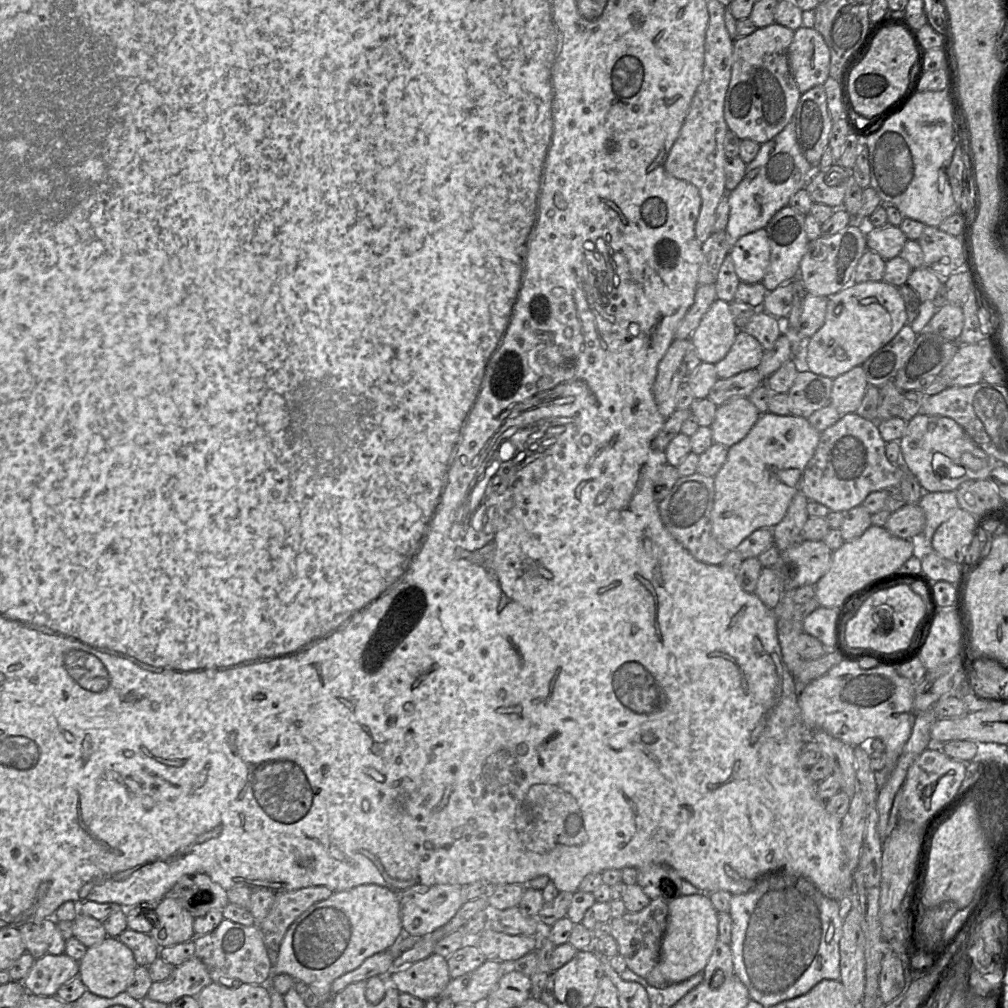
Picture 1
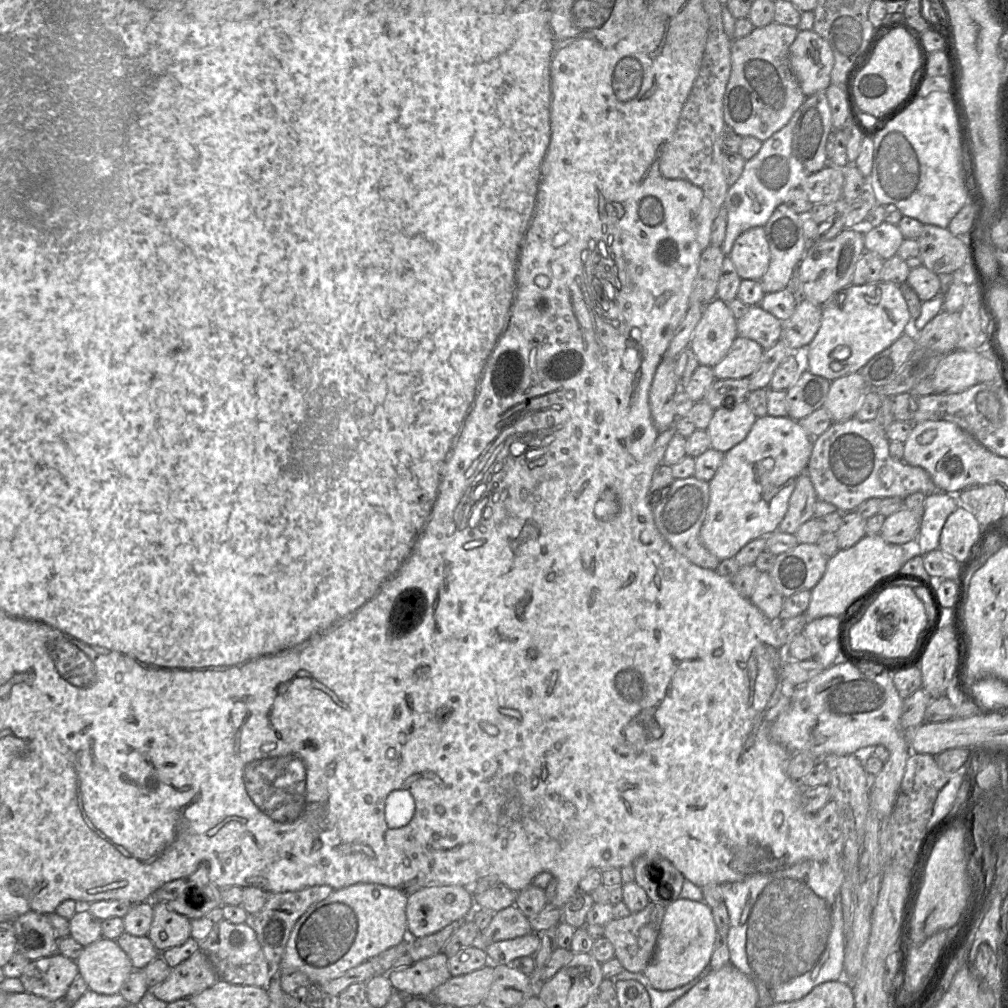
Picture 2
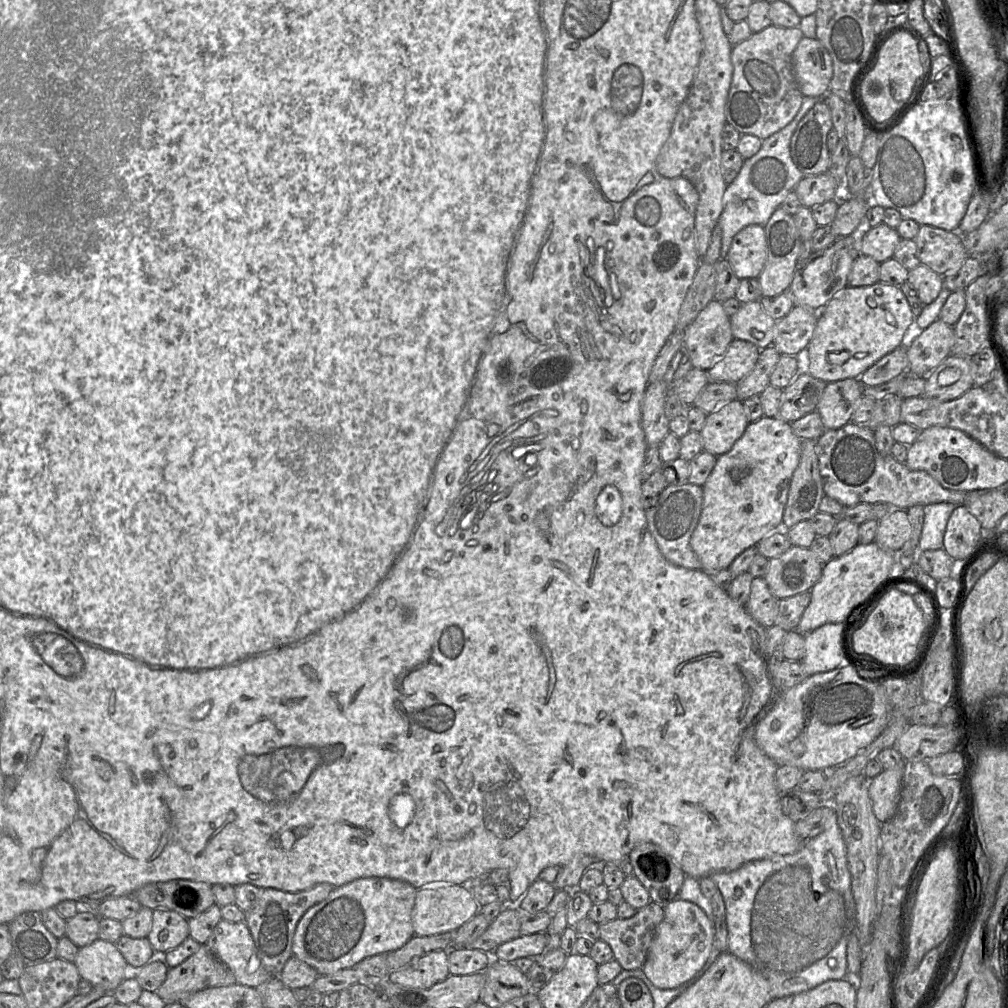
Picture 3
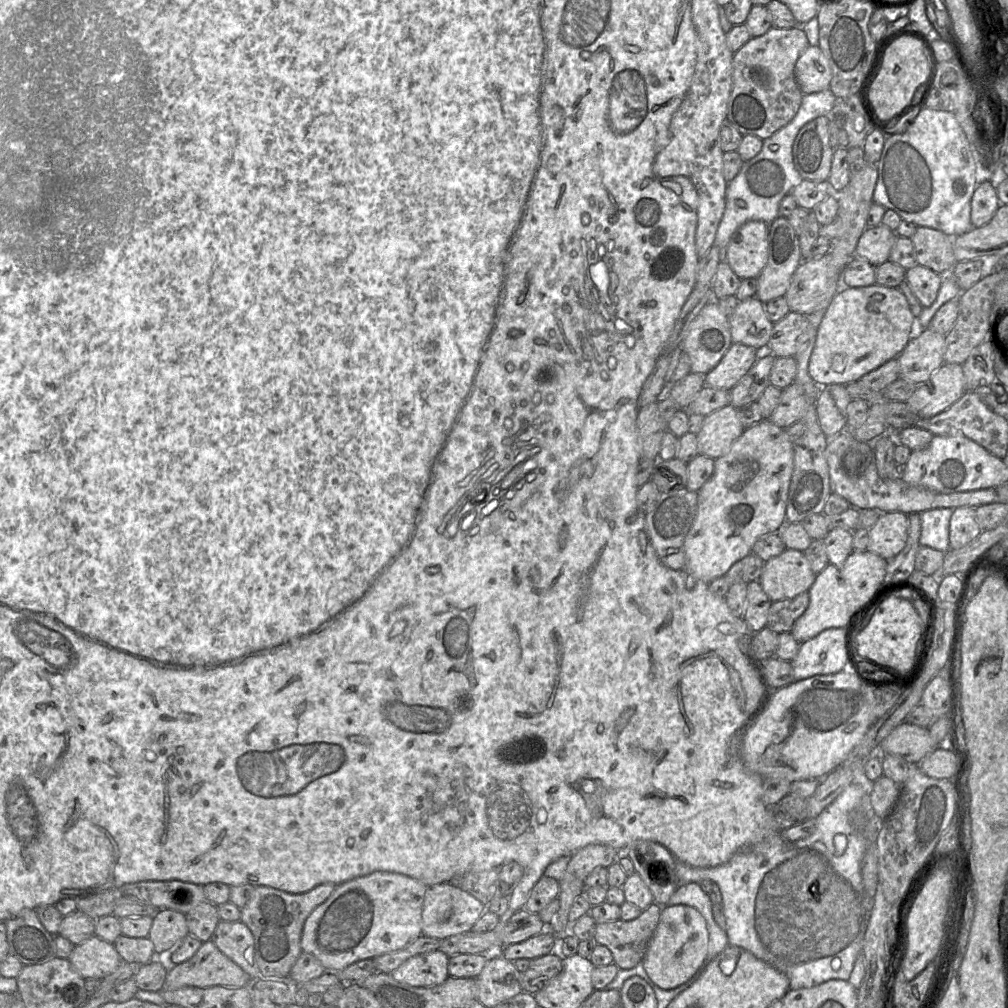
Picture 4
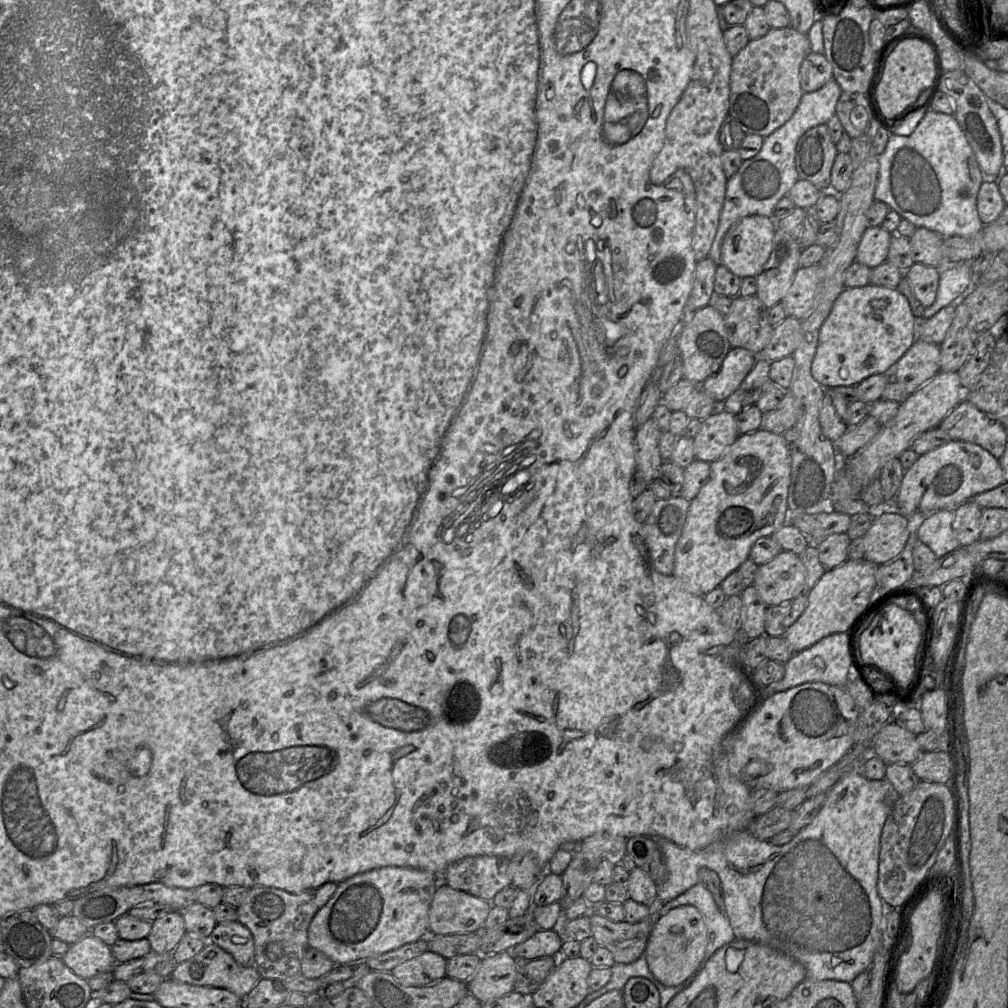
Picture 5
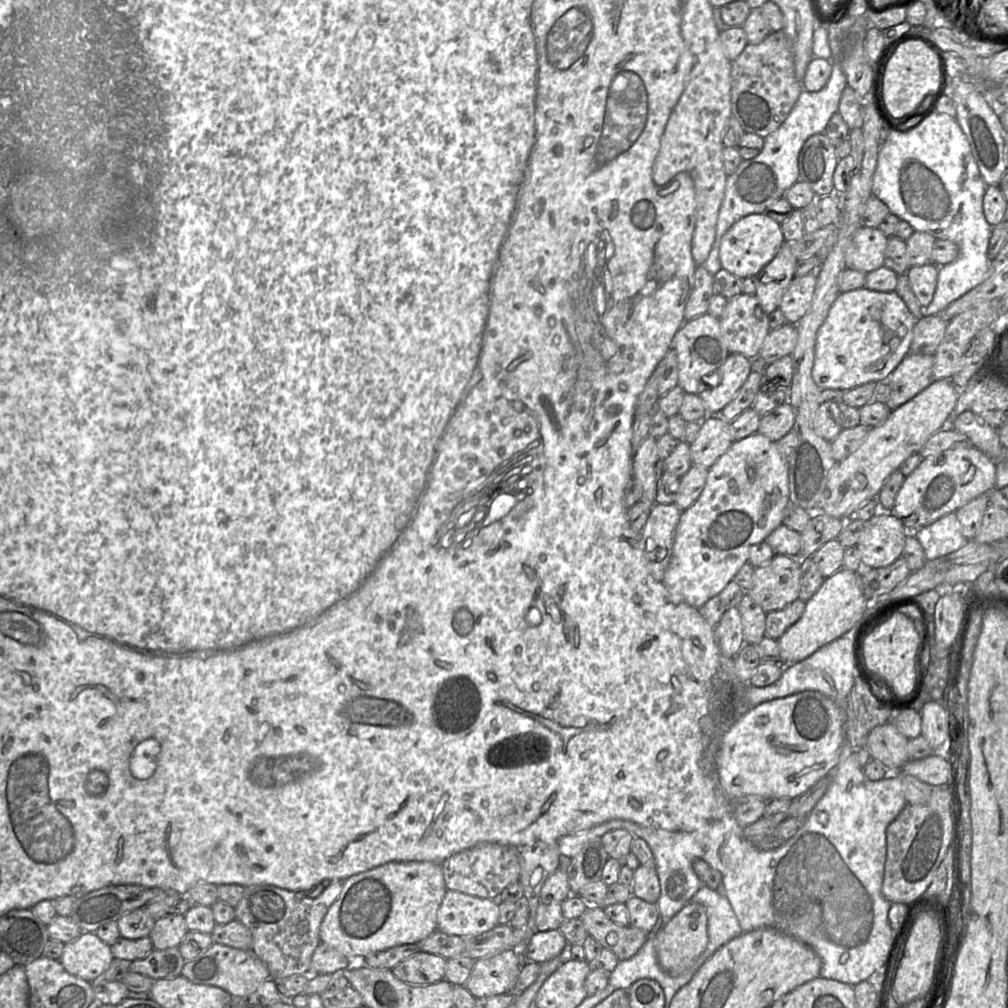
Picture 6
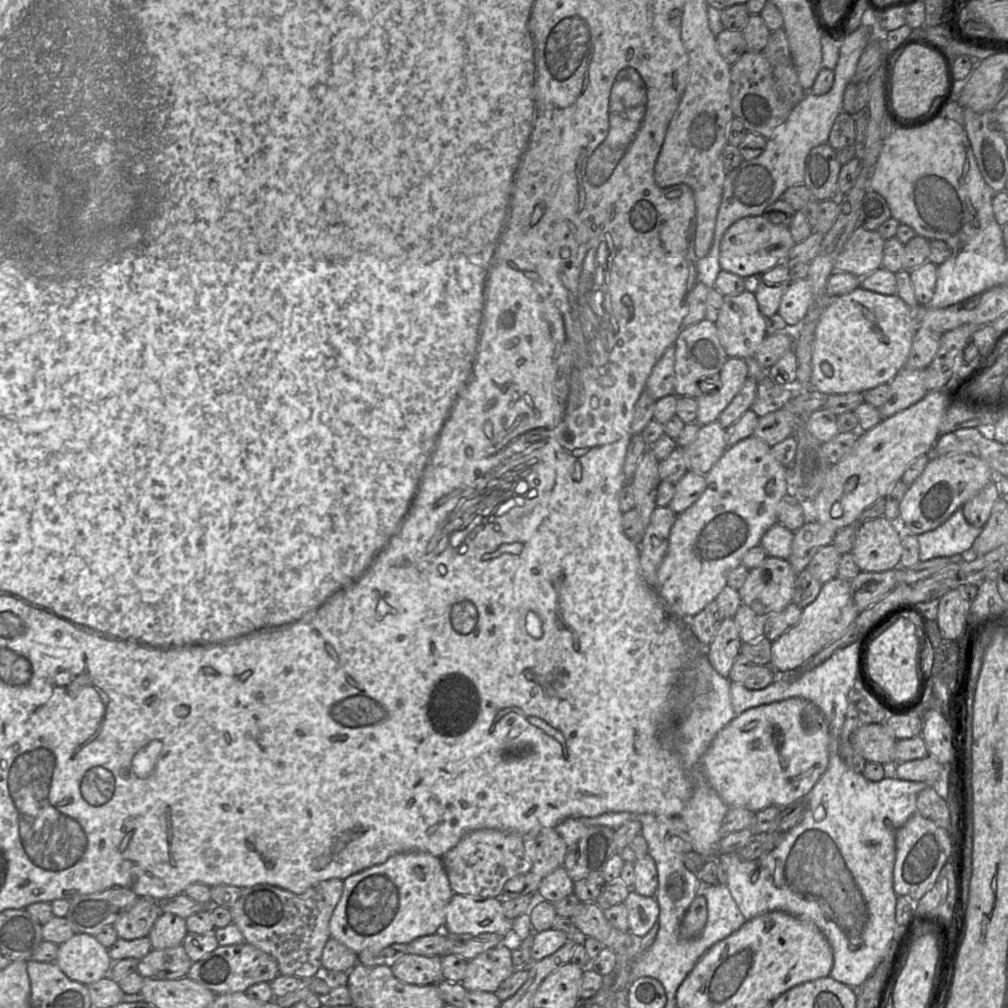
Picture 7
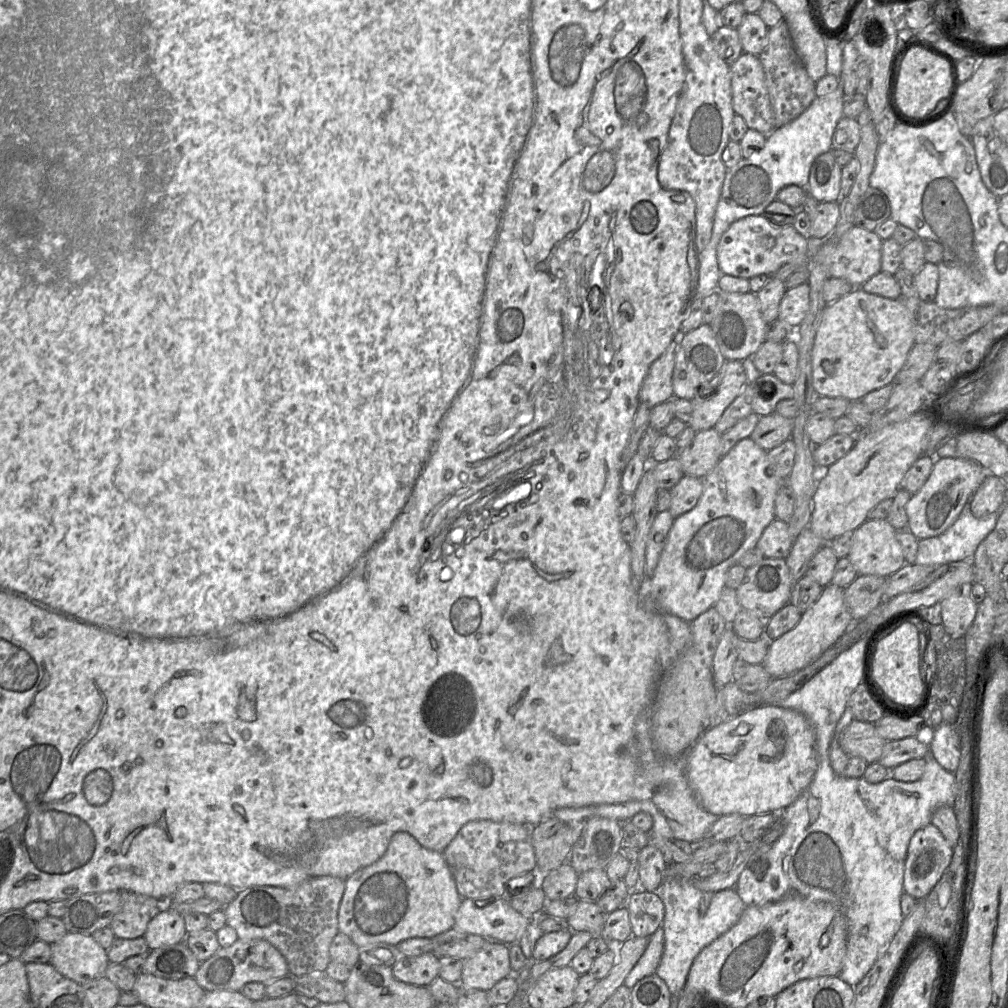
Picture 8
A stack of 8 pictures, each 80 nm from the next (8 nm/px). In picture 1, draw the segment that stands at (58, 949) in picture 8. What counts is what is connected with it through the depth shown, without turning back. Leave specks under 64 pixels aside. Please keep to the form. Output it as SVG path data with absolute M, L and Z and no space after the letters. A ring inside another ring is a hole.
M107 936L102 942L87 948L79 961L79 977L86 990L105 998L126 991L137 968L129 947L117 937Z

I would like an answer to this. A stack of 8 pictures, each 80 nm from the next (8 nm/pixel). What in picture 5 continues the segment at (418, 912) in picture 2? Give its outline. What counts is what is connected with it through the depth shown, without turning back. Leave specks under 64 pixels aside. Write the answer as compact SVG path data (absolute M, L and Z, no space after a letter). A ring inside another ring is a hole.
M440 882L428 913L428 935L453 935L483 928L492 903Z

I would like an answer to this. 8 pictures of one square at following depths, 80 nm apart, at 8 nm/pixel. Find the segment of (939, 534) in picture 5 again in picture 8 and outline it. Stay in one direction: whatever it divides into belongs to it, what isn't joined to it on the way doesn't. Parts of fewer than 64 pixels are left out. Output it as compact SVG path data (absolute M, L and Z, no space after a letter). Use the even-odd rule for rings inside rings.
M972 494L965 504L956 522L939 536L925 539L919 539L918 554L916 564L939 567L950 562L957 562L966 559L972 559L978 545L992 532L996 526L1001 513L1001 508L993 514L984 518L976 518L971 511Z

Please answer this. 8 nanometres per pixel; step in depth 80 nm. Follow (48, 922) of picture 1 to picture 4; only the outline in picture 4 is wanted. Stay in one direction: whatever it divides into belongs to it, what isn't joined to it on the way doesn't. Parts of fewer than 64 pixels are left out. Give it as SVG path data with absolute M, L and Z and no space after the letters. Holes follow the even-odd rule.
M23 909L5 920L4 923L9 954L18 958L23 965L41 964L55 956L55 935L45 929L34 909Z

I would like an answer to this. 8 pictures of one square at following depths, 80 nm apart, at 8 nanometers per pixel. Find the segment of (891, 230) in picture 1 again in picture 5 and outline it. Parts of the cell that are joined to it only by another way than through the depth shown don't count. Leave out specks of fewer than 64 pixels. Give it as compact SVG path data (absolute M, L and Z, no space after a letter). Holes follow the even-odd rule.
M882 226L868 227L859 243L856 261L875 268L887 260L893 233Z

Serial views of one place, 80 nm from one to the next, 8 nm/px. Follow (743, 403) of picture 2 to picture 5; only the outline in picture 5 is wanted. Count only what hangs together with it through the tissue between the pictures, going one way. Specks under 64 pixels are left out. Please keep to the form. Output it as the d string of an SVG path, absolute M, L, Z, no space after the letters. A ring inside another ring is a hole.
M719 408L714 413L706 417L701 422L701 429L694 440L694 453L696 459L712 463L720 458L726 450L739 437L740 432L737 426L737 415L732 414L725 409Z

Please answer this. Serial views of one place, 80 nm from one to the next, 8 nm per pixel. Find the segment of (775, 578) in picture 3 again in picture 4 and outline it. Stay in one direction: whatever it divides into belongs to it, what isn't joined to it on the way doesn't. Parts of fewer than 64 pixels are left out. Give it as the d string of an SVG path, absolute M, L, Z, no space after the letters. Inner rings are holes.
M785 549L765 562L759 582L769 599L776 602L808 591L815 578L802 551Z

